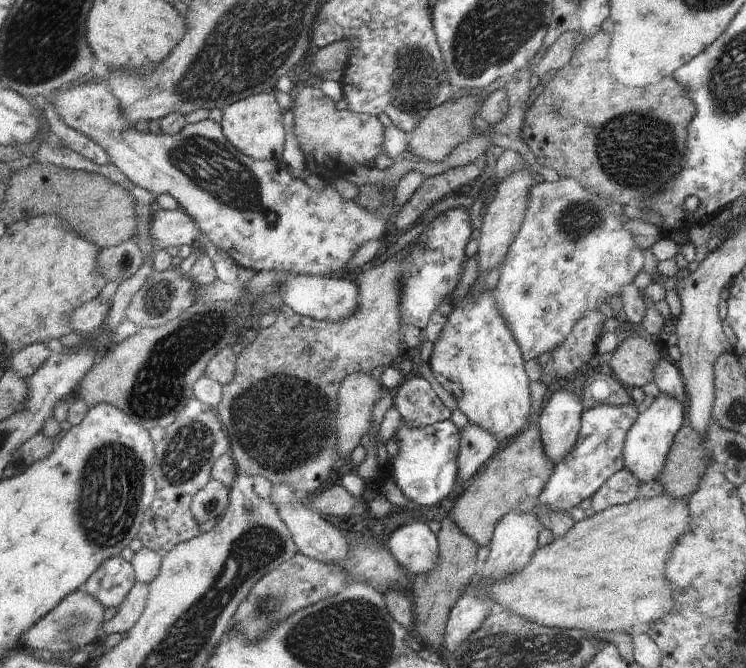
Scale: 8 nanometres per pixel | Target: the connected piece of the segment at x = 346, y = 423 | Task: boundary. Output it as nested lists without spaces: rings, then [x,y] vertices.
[[[354,374],[343,383],[339,391],[338,418],[339,418],[339,454],[342,459],[341,465],[348,467],[352,452],[360,446],[366,434],[374,428],[374,406],[385,393],[383,384],[380,384],[372,374]]]

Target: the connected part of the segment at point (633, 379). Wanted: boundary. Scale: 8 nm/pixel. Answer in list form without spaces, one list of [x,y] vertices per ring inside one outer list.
[[[638,330],[625,333],[605,370],[629,390],[653,382],[652,370],[660,362],[654,342]]]

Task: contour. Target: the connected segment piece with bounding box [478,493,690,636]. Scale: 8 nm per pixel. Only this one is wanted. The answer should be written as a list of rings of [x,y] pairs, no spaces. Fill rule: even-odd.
[[[664,493],[656,496],[656,498],[648,498],[648,500],[639,498],[628,504],[606,508],[606,510],[598,512],[590,516],[590,518],[586,517],[580,522],[574,522],[574,525],[566,532],[566,536],[556,537],[548,546],[540,546],[535,558],[532,558],[532,562],[524,570],[520,570],[519,574],[512,574],[512,578],[504,578],[504,580],[496,580],[495,582],[488,582],[486,580],[486,584],[484,586],[478,586],[478,588],[482,588],[490,600],[496,600],[499,610],[516,612],[516,614],[528,618],[530,622],[538,622],[538,624],[548,626],[548,628],[584,630],[584,632],[588,633],[624,632],[632,636],[637,636],[638,634],[647,633],[652,622],[660,620],[670,610],[670,606],[674,602],[674,584],[664,576],[664,566],[668,562],[670,548],[678,542],[678,538],[682,534],[688,532],[688,526],[690,526],[690,514],[688,514],[688,506],[686,506],[684,500],[670,498],[668,494]]]

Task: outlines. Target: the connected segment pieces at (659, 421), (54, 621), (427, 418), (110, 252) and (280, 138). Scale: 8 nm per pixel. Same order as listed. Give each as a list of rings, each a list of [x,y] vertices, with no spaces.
[[[658,394],[654,402],[641,409],[638,418],[632,424],[624,444],[624,470],[629,474],[634,474],[638,482],[654,481],[664,468],[666,456],[676,432],[686,424],[685,406],[678,402],[678,398],[670,398],[668,394]]]
[[[85,589],[68,596],[55,610],[42,618],[38,624],[28,630],[23,637],[24,649],[36,651],[46,649],[52,652],[80,651],[80,648],[88,644],[96,643],[100,639],[100,630],[106,626],[106,608],[94,596],[88,594]]]
[[[426,376],[407,380],[395,395],[394,407],[412,426],[436,425],[454,416]]]
[[[136,242],[126,243],[103,249],[100,254],[100,272],[108,278],[108,282],[124,284],[134,278],[144,266],[145,255]]]
[[[275,92],[263,93],[236,102],[223,111],[223,128],[227,139],[230,139],[244,154],[255,160],[270,160],[284,157],[288,132],[284,126],[286,111]]]

